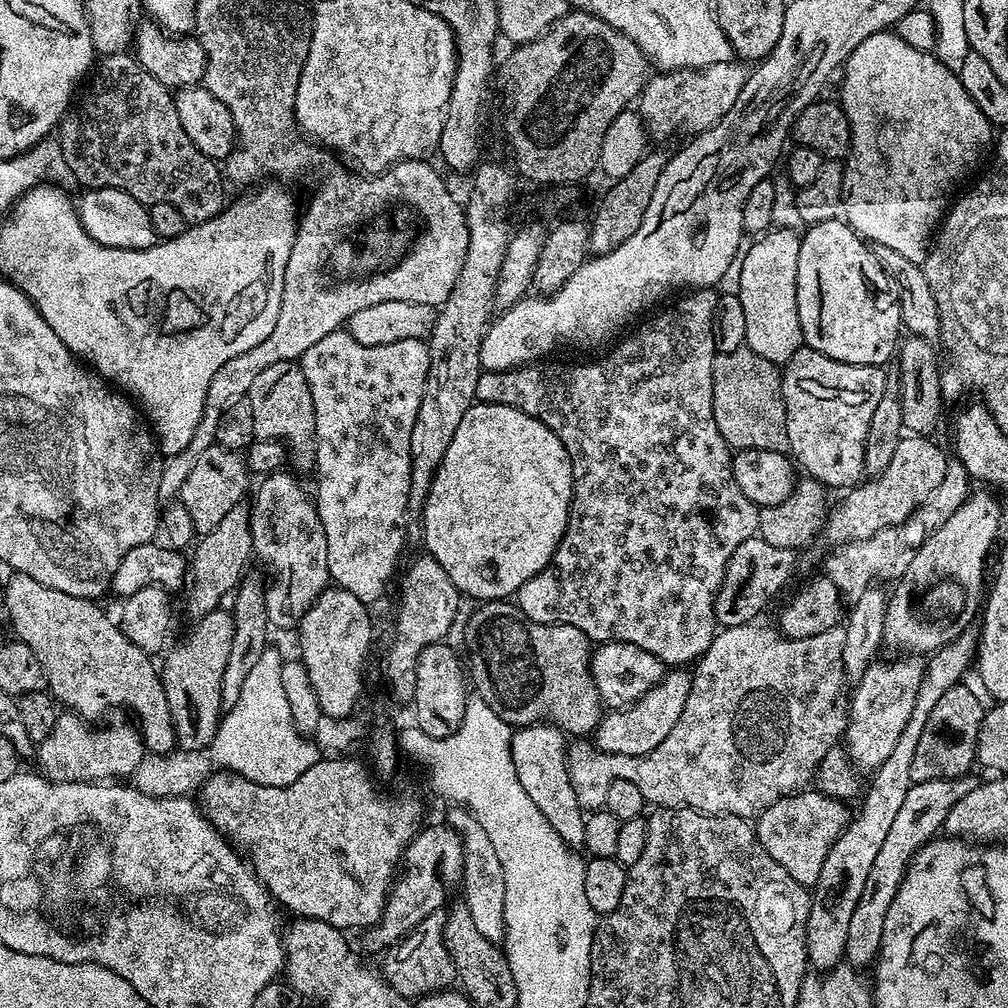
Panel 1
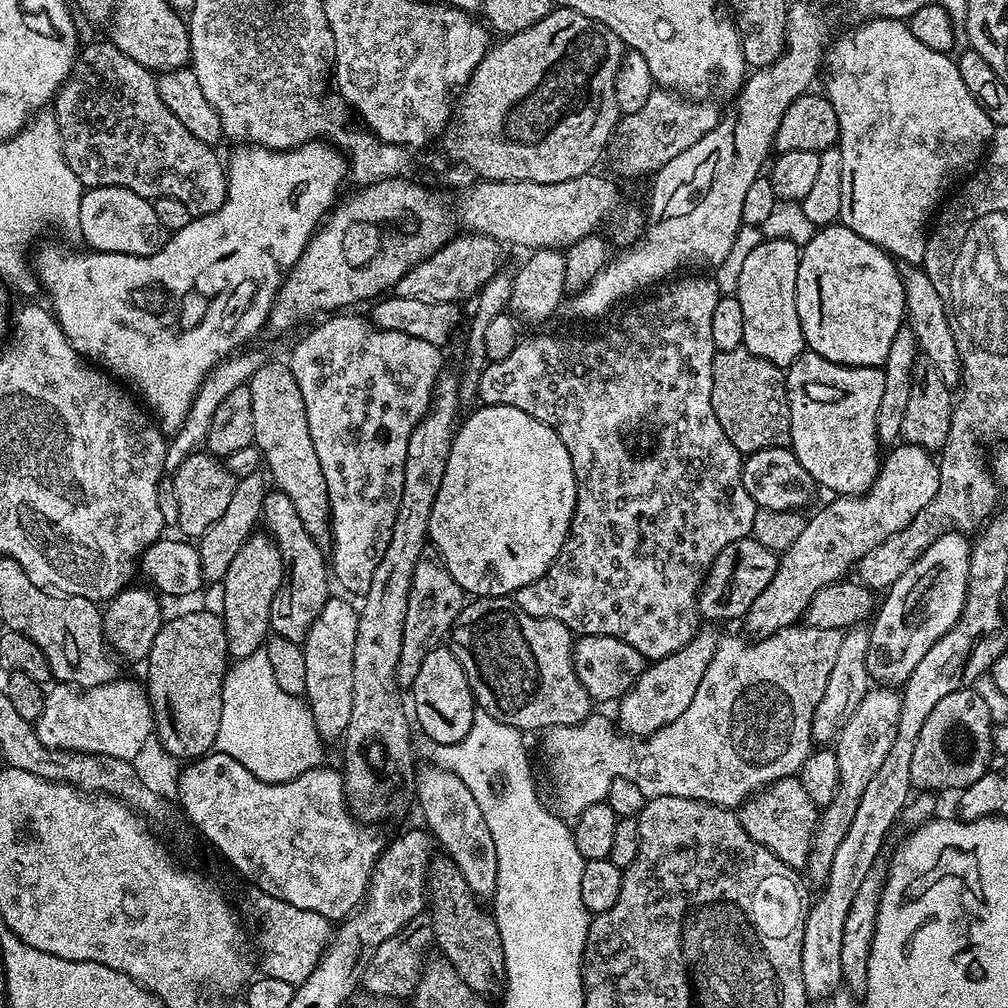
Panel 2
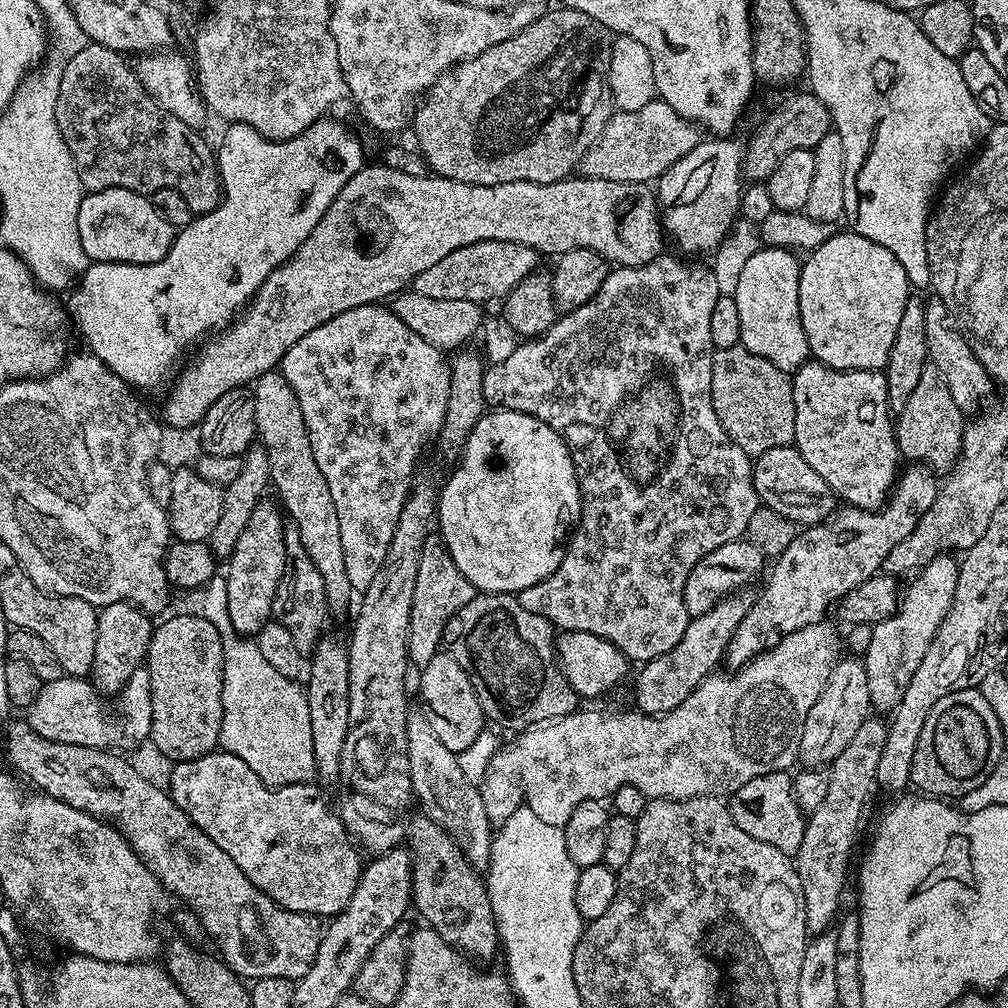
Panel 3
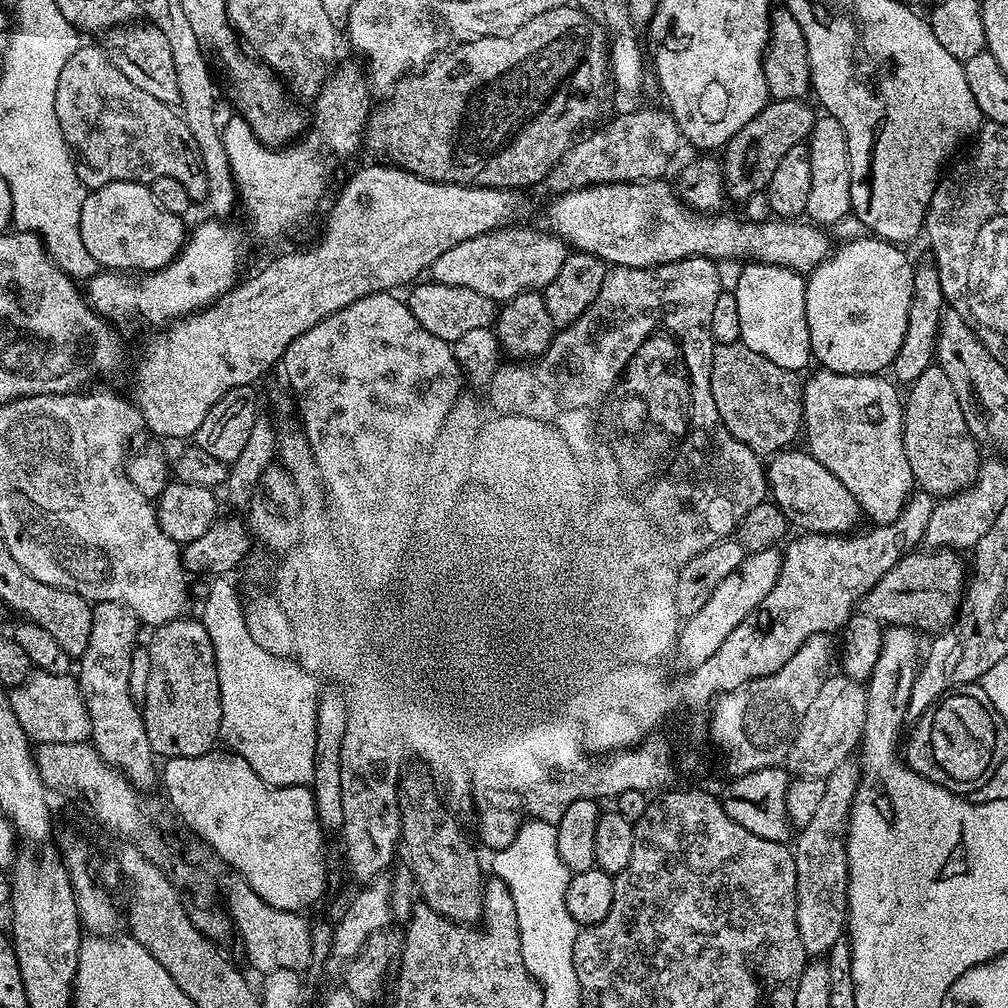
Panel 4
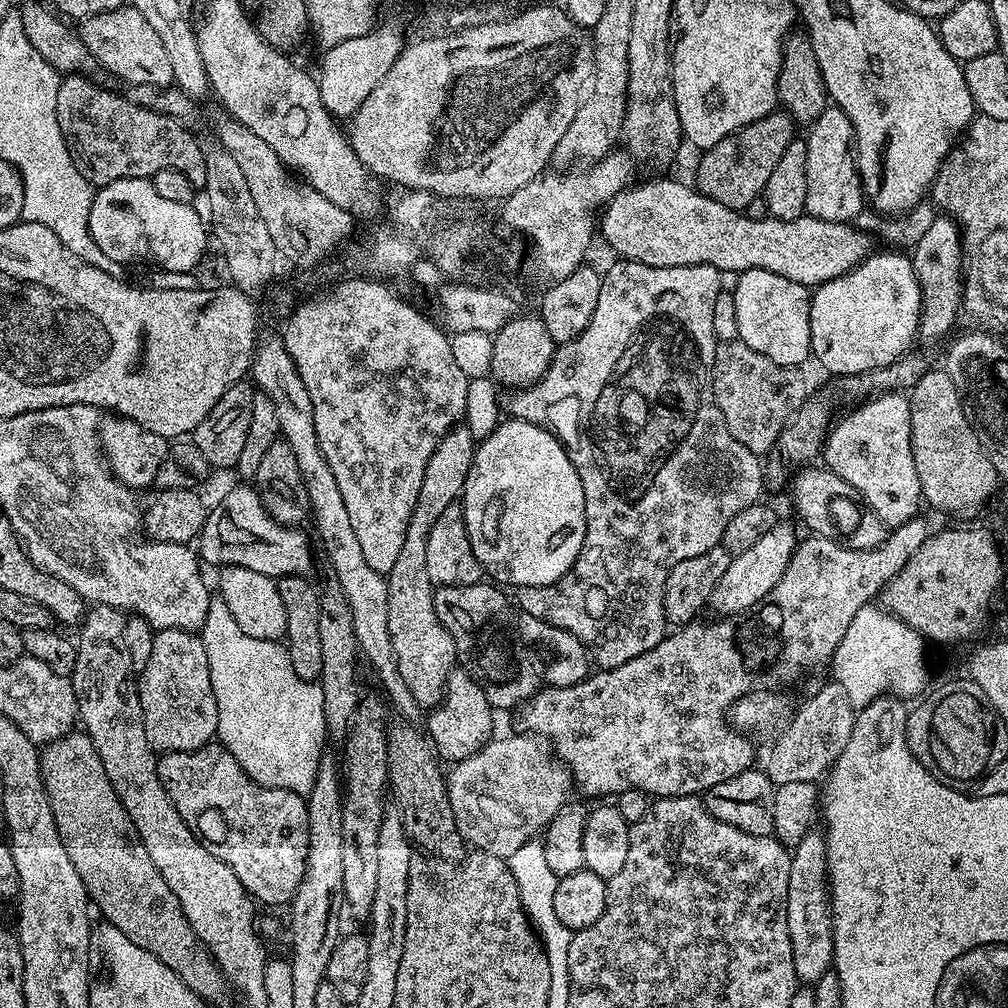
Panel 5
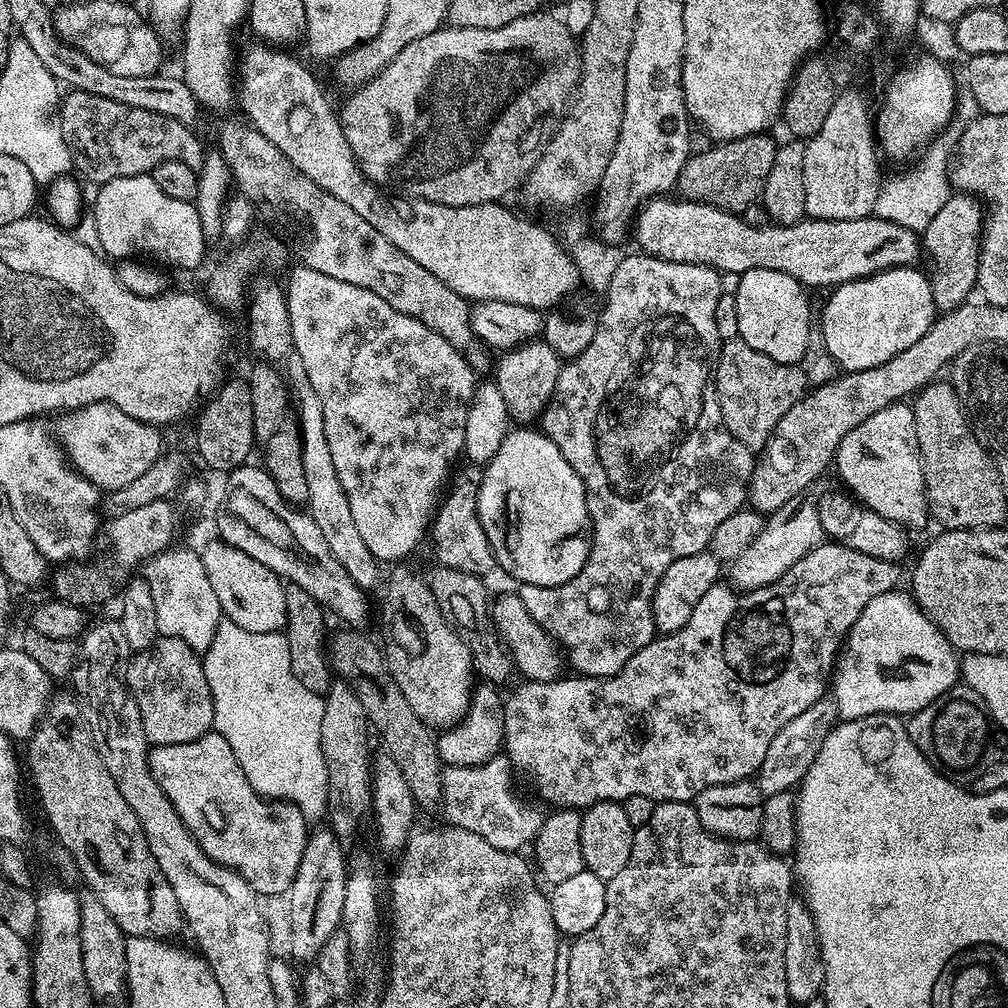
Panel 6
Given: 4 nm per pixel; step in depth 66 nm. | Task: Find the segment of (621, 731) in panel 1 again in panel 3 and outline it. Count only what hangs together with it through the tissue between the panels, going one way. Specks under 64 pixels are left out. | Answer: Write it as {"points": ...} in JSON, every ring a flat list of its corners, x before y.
{"points":[[744,590,737,591,726,599,719,600,713,608,706,610,706,614,691,617,686,626,686,634,678,638,678,646,674,646,674,650,664,656,647,661,641,667,644,669,636,680,635,707,639,711,646,716,662,716,665,712,674,710,686,702,686,698,690,698,692,691,707,676,717,671,716,663,725,659,728,643,732,641,742,618,746,618,752,605,753,597,746,593]]}

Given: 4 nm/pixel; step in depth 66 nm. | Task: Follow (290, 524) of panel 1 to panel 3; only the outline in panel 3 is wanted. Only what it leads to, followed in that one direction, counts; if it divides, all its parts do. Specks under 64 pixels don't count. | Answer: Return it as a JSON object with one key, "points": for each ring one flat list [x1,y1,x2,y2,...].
{"points":[[291,526,285,527,284,541,286,542,286,566,272,603,272,616,275,623,286,626,294,646,298,646,301,654,308,658,318,646,321,636,325,635,324,623,330,620,326,586,322,586,322,574,318,574,317,567,310,560,310,554,306,554,306,546,302,546,298,530]]}

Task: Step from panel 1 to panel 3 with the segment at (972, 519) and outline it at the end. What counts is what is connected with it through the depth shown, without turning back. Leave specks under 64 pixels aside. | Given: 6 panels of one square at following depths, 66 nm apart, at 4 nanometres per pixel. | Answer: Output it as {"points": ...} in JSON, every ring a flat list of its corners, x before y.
{"points":[[955,555,935,556,911,577,912,585,903,589,895,614,872,628,870,646,863,652,862,659,873,709,895,710,898,702,902,702,902,694,906,694,906,686,910,686,914,670,918,670,922,658,926,658,926,650,930,650,930,642,934,642,934,634,950,610,959,573]]}

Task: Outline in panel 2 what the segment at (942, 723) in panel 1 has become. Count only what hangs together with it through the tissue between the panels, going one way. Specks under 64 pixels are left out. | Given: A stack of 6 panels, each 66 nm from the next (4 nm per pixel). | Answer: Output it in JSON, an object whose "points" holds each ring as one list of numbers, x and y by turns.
{"points":[[971,687,960,688,946,694,930,710,930,718,926,718,922,734,918,734,918,746,914,746,914,758,910,761,912,787,924,794,955,793,969,788,990,770,992,756,994,721,990,710]]}

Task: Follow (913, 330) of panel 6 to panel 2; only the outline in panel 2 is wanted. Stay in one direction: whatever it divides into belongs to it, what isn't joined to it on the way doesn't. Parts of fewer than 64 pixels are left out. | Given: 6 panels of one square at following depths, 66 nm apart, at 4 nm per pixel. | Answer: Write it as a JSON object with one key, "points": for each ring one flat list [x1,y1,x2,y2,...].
{"points":[[839,222,821,227,816,230,813,237,802,245,800,261,798,262,798,286,796,287,796,301,798,302,798,322,802,322,802,334,805,345,811,351,817,352,822,358,826,358,835,364,845,364,847,368,879,368,884,363,886,354,890,354,890,342,894,342,894,334,905,323,906,313,904,310,904,284,900,281,900,270,897,261,888,253,883,252,877,244,866,242,854,230]]}

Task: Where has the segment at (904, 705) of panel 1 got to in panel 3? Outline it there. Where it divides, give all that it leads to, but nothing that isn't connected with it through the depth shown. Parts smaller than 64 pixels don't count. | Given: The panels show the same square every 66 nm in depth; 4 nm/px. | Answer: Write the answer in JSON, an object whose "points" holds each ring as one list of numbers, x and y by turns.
{"points":[[869,718,862,722,862,726,858,726,854,738,850,738,850,743,846,745,846,750,842,750,842,754,838,754,838,758,832,761,827,769,826,798,818,805,818,810,814,810,807,817,802,834,802,846,798,846,794,863,798,870,798,878,802,878,802,894,806,898,806,922,809,933,827,932,837,919,836,911,839,910,840,899,844,896,844,878,848,859,851,858,852,847,856,844,856,831,860,828,860,819,864,816,868,795,871,794,872,788,877,787,878,758,882,758,882,746,886,742,887,733,888,726,883,719,880,721]]}

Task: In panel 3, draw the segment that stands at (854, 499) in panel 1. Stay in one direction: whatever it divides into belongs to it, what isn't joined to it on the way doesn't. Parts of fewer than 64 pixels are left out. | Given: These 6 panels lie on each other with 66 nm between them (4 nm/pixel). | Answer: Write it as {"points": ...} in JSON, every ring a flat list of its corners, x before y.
{"points":[[909,463,896,477,896,483,882,508,869,510,866,508,853,508,851,506,837,507,836,511,829,515,823,524,814,524,797,531,794,542,786,546,782,555,775,557,776,564,767,573,768,581,764,589,753,599,746,618,738,626,738,630,728,643,726,664,729,669,741,668,750,663,754,657,762,655,769,648,774,647,782,636,789,636,794,630,802,630,811,624,821,623,824,616,829,615,830,609,841,600,854,586,862,586,871,576,877,575,884,567,884,560,910,534,914,534,914,528,934,506,934,498,938,491,938,476,927,464]]}

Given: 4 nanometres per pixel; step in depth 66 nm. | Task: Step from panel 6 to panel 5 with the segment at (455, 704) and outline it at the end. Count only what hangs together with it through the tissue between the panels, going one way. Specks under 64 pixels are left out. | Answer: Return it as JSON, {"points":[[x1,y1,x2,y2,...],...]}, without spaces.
{"points":[[453,426,441,438,434,454,430,456,430,462,426,464,422,490,418,490,418,502,414,502,402,550,398,550,398,559,386,573,388,582,386,616,390,622,390,642,394,642,396,669,398,674,402,674,406,686,410,686,412,696,420,706,424,704,435,706,444,699,448,676,458,664,454,638,450,638,434,606,434,585,430,574,426,574,426,542,430,538,430,526,438,522,438,514,442,514,446,506,455,504,461,499,477,443,466,426]]}

